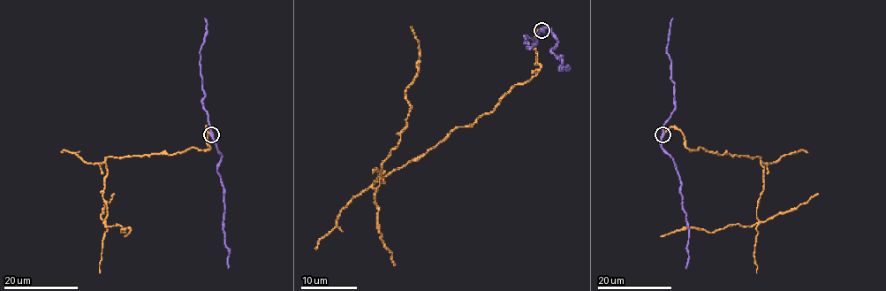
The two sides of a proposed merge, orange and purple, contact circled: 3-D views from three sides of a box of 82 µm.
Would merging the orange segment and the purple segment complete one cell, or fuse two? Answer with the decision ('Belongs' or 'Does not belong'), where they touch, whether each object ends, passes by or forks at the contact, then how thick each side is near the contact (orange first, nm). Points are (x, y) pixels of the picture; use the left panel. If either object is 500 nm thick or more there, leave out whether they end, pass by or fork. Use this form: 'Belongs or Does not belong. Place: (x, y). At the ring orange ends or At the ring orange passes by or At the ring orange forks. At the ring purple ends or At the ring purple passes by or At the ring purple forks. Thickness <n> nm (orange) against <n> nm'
Does not belong. Place: (211, 134). At the ring orange ends. At the ring purple passes by. Thickness 240 nm (orange) against 420 nm

